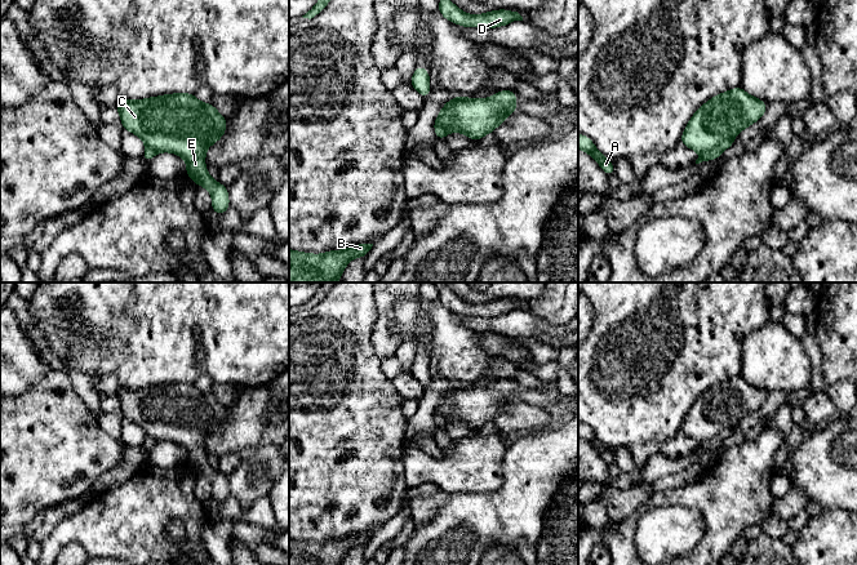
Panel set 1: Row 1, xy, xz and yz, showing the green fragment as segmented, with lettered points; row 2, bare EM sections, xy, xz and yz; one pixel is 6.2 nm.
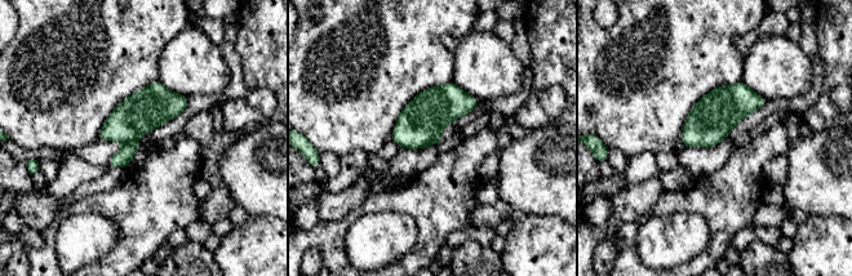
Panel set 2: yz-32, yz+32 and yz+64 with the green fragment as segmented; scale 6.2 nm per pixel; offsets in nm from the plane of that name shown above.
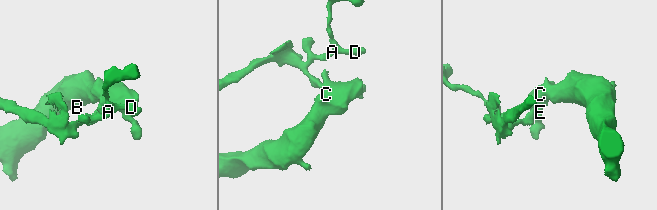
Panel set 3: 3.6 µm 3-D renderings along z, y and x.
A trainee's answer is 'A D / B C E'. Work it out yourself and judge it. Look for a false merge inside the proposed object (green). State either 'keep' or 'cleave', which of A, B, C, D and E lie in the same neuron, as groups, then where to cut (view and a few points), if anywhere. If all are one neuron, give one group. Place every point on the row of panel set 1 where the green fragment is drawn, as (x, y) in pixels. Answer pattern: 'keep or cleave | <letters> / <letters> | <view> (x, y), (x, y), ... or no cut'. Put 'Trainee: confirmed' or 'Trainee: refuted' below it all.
cleave | A D / B C E | yz (732, 138), (701, 154)
Trainee: confirmed

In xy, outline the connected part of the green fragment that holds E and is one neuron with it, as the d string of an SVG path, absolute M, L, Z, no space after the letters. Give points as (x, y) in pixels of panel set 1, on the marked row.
M176 93L137 101L119 97L116 110L120 114L121 128L139 137L146 148L173 152L186 160L186 174L212 193L212 210L218 217L231 206L228 188L213 179L205 168L207 148L219 141L227 129L226 117L212 103L203 103L190 93Z

